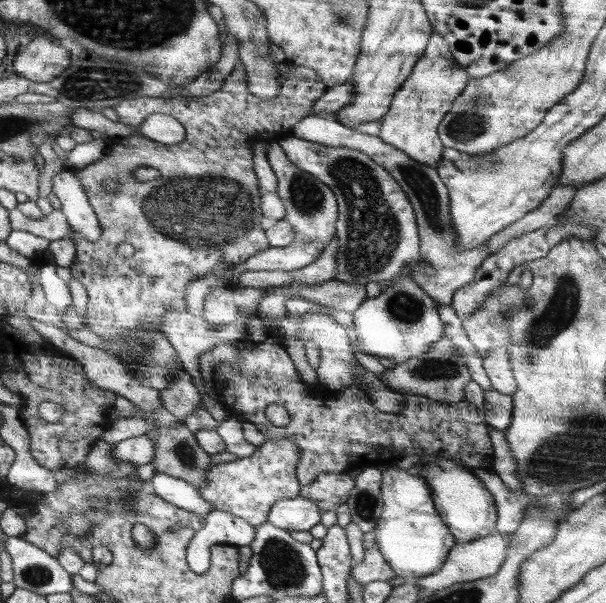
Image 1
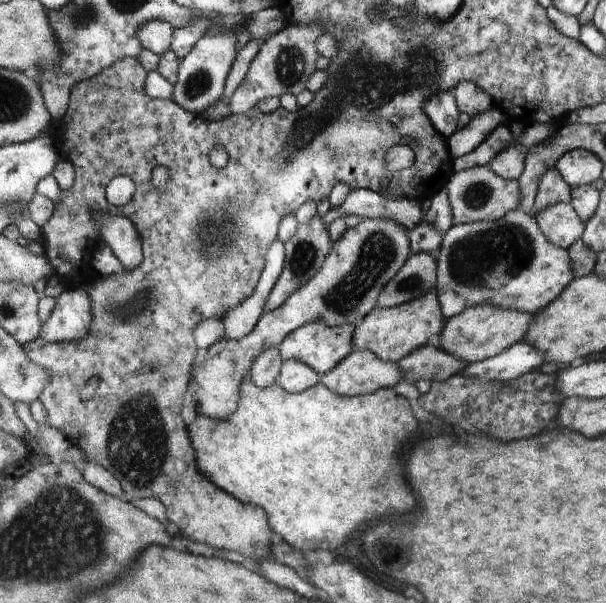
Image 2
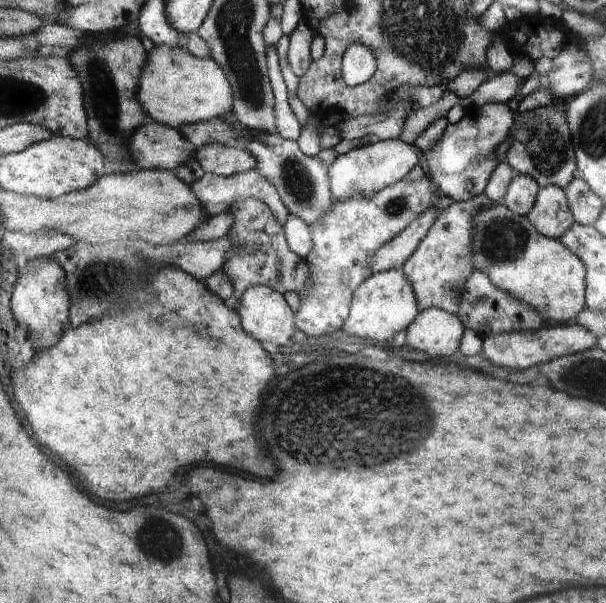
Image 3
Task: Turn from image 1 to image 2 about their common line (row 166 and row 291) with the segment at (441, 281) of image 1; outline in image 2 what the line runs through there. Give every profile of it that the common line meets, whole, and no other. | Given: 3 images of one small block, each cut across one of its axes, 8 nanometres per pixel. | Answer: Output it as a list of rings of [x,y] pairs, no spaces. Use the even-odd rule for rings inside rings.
[[[428,252],[412,254],[404,268],[384,288],[377,306],[394,307],[428,295],[435,290],[436,280],[436,254]]]

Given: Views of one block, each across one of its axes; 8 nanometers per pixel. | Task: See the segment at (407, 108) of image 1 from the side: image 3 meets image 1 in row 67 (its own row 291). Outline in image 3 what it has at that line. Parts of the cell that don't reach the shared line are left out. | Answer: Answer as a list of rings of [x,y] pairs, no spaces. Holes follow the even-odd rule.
[[[485,194],[476,196],[476,198],[472,200],[466,200],[466,202],[453,201],[453,203],[446,208],[446,212],[438,214],[440,218],[435,219],[435,223],[432,224],[428,235],[412,253],[411,258],[404,263],[402,268],[404,276],[407,276],[408,280],[412,283],[415,296],[418,298],[419,312],[426,311],[427,308],[430,307],[444,309],[446,312],[455,315],[456,312],[459,311],[460,300],[463,299],[468,279],[470,279],[470,272],[468,272],[468,270],[472,270],[472,260],[470,260],[468,256],[466,256],[466,258],[458,258],[458,256],[456,256],[456,258],[446,258],[446,260],[442,260],[442,258],[436,254],[436,250],[438,250],[438,244],[448,238],[448,234],[458,236],[460,242],[468,246],[474,206],[490,206],[490,204],[493,204],[493,202]]]

